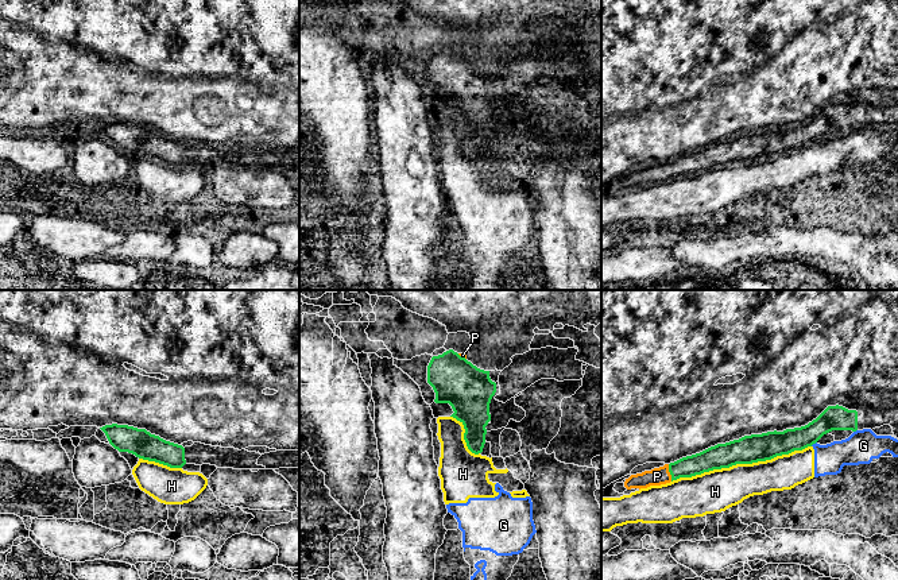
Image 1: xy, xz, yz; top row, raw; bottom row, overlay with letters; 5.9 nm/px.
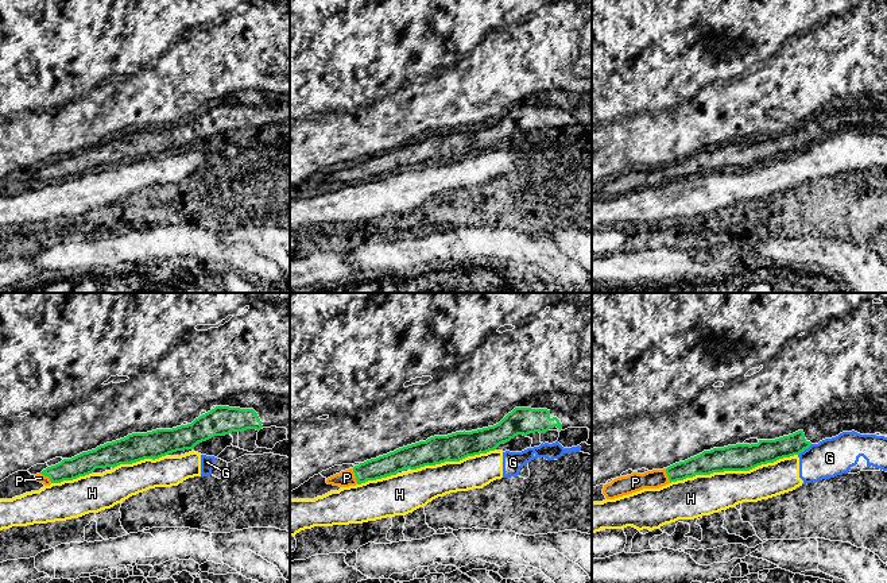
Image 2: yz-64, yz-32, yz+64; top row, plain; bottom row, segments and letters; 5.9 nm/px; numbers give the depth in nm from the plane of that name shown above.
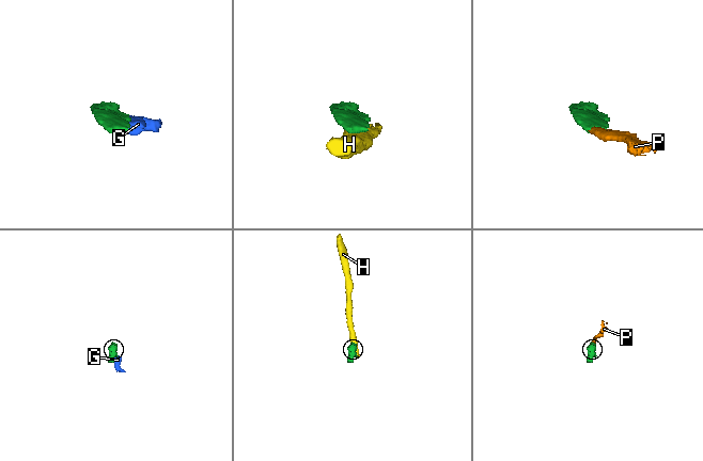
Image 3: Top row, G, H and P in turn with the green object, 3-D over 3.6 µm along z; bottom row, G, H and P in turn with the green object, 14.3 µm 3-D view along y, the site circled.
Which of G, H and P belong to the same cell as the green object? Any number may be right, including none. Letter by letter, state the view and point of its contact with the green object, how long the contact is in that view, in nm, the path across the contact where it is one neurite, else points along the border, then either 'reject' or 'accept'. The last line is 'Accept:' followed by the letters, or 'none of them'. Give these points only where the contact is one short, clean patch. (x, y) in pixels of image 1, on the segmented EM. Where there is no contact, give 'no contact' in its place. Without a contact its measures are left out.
G: contact yz (813, 443); length 50 nm; reject
H: contact yz (740, 463); length 850 nm; reject
P: contact yz (669, 471); length 110 nm; way yz (707, 460), (669, 471), (657, 476); accept
Accept: P

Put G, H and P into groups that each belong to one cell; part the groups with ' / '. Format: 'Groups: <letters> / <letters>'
Groups: G H / P

